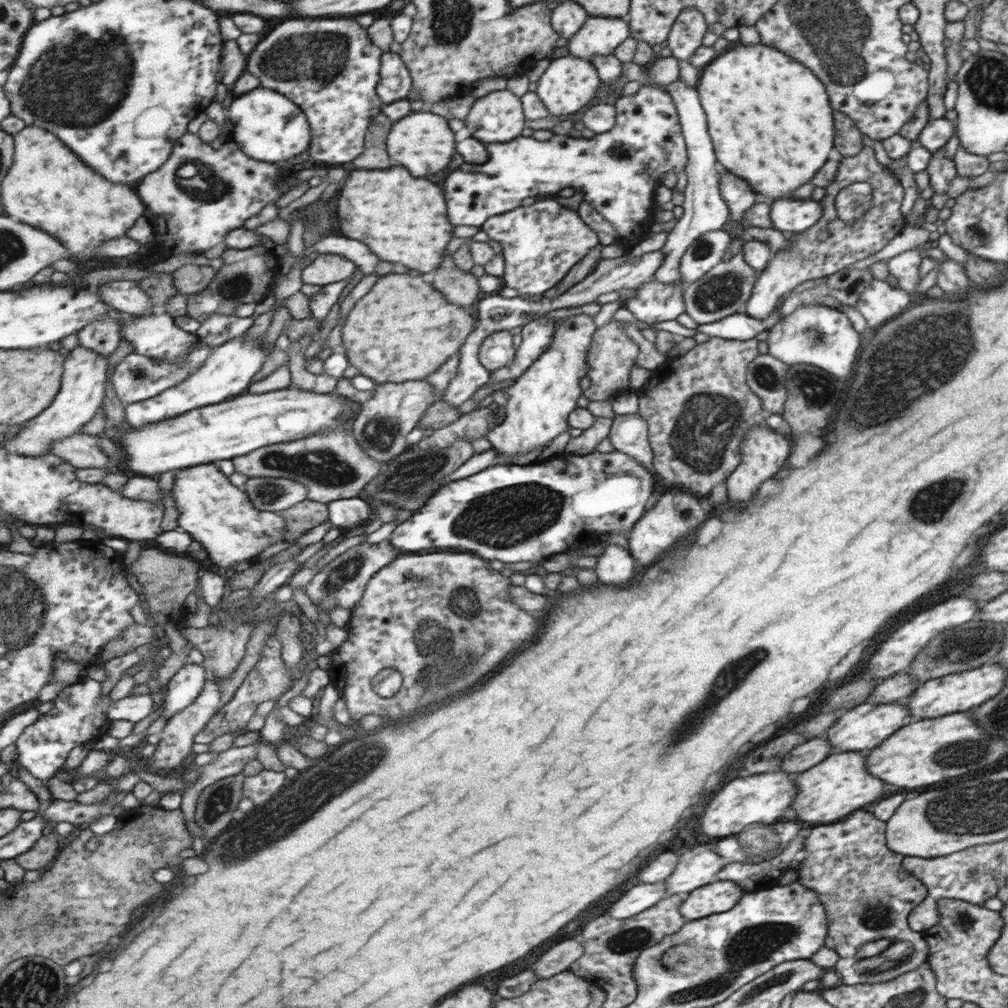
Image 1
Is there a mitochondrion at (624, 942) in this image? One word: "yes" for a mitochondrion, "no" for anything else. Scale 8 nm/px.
yes

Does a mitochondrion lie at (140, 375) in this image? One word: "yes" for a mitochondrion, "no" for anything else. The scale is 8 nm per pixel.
yes

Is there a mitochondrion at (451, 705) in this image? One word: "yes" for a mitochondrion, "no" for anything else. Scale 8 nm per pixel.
yes

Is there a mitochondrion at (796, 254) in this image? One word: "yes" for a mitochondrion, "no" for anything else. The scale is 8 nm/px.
no

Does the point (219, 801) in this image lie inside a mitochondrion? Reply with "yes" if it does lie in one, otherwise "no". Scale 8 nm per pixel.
yes

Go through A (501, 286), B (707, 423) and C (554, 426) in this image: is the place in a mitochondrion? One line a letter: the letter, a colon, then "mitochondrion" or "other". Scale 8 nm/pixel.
A: other
B: mitochondrion
C: other

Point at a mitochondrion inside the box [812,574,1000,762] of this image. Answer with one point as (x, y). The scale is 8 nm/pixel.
(960, 650)

